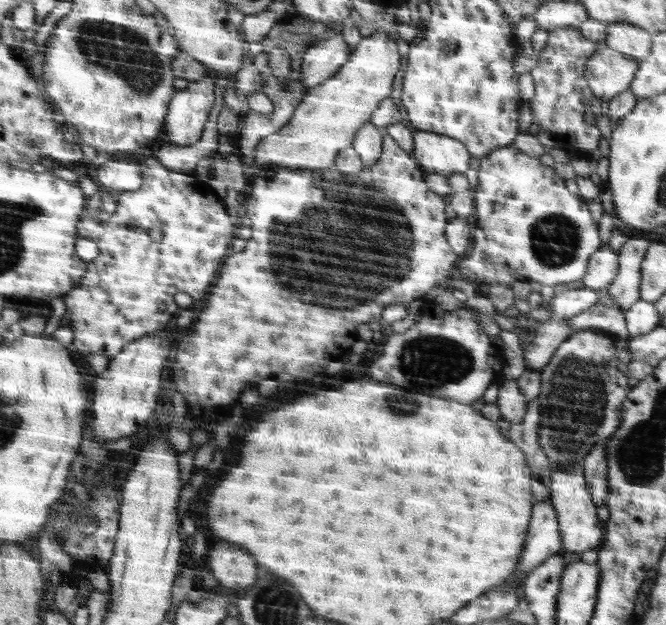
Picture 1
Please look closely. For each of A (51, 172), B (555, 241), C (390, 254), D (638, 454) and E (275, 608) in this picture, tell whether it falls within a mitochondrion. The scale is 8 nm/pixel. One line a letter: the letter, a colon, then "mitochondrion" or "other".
A: other
B: mitochondrion
C: mitochondrion
D: mitochondrion
E: mitochondrion

